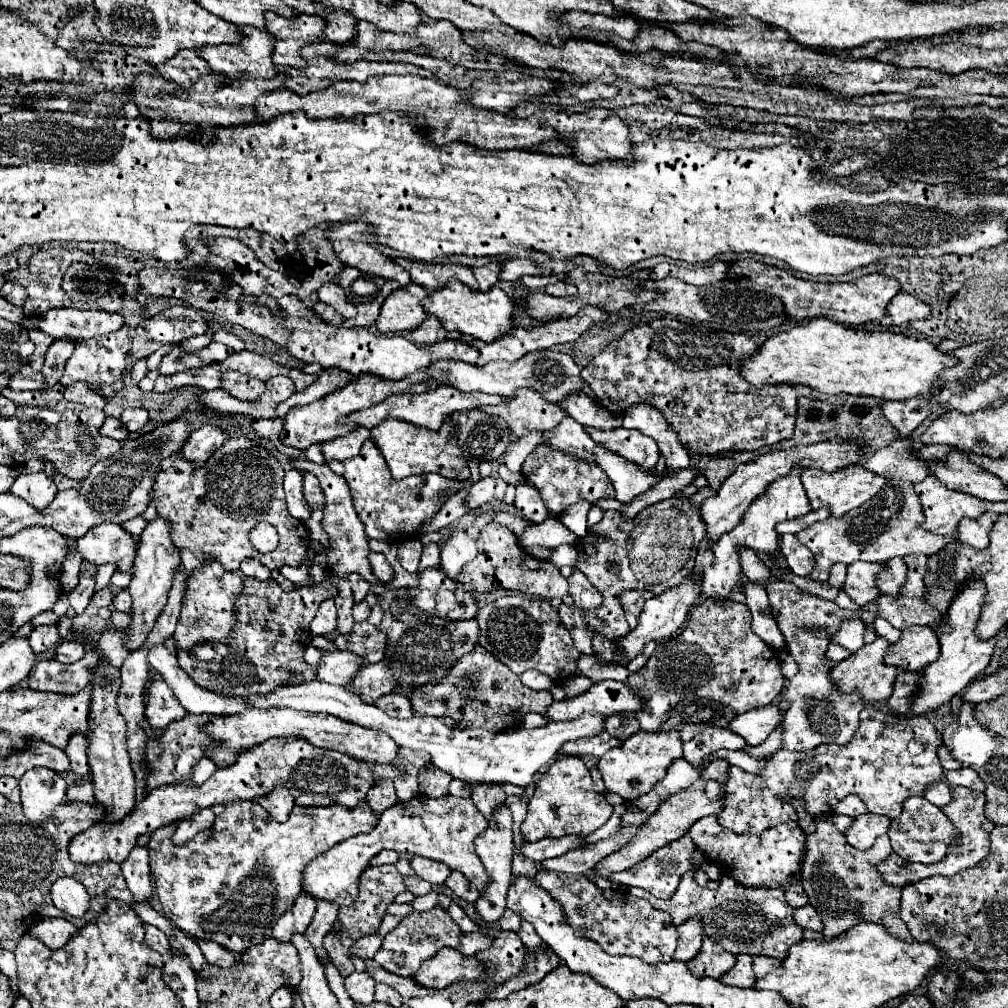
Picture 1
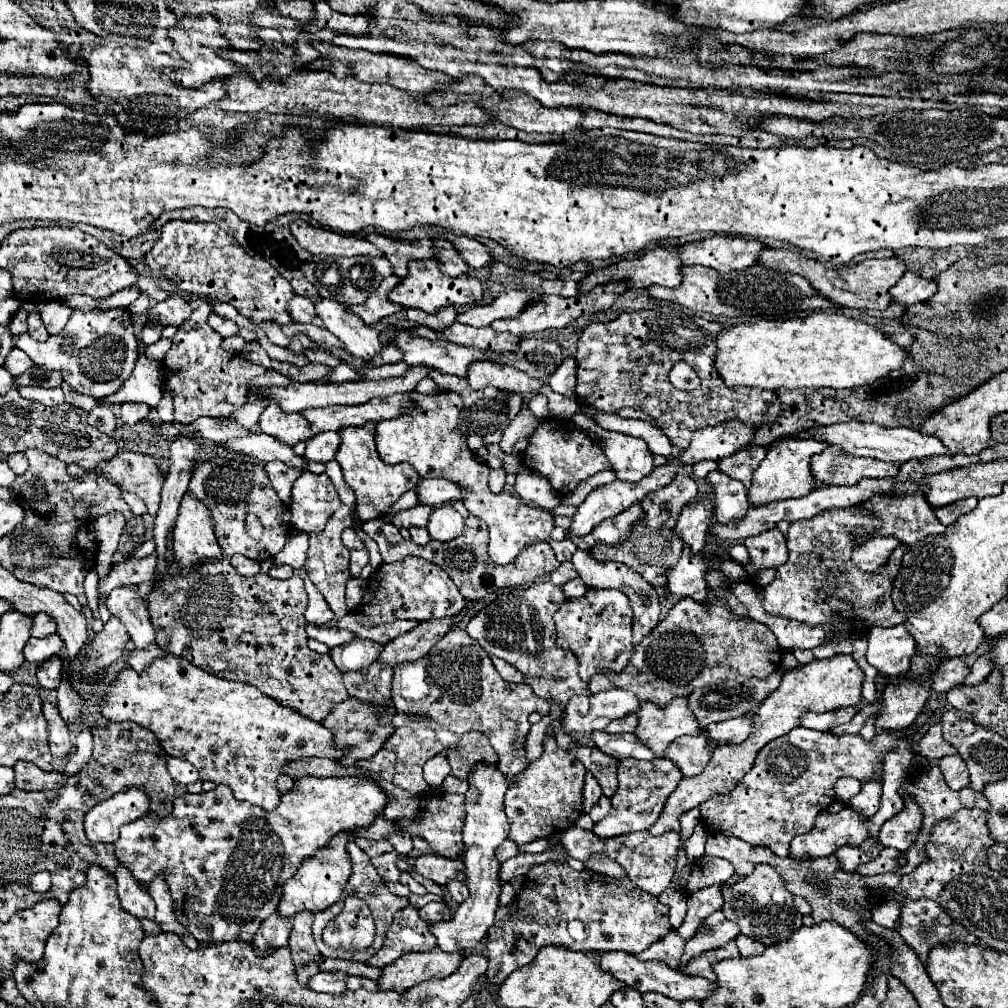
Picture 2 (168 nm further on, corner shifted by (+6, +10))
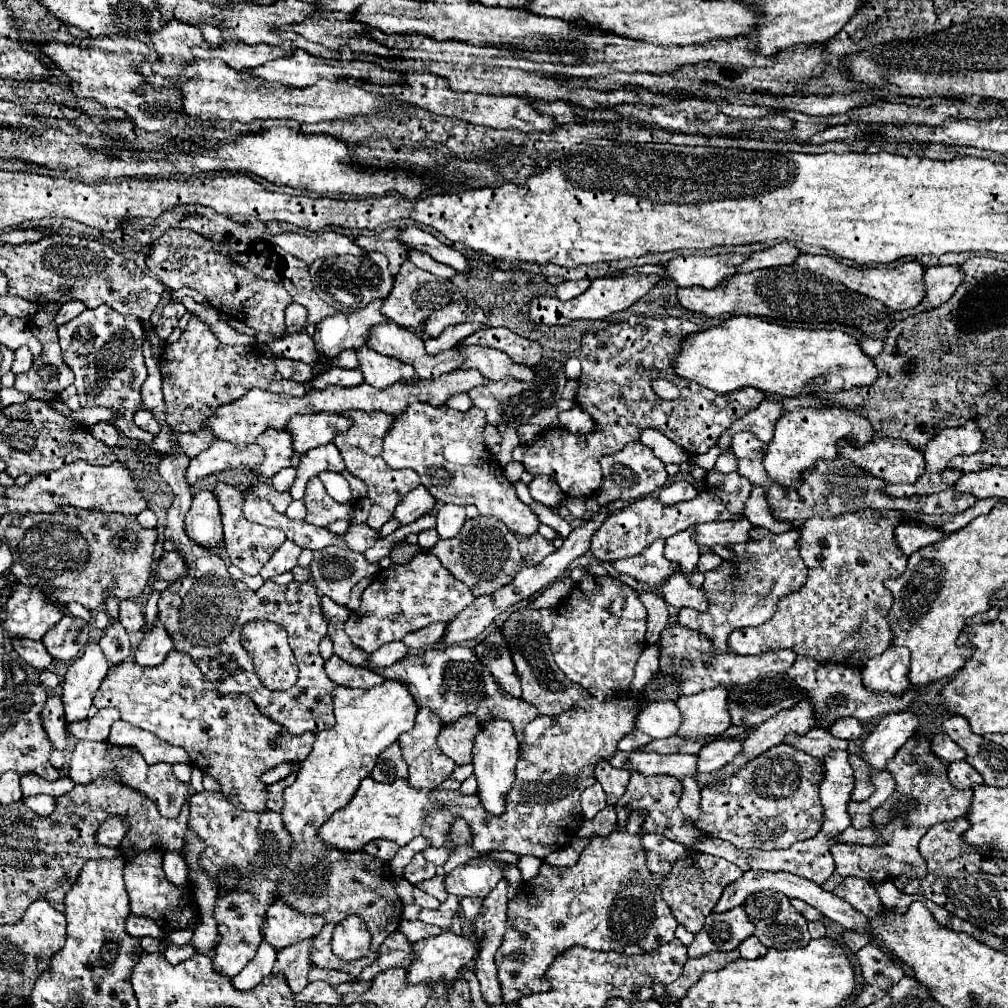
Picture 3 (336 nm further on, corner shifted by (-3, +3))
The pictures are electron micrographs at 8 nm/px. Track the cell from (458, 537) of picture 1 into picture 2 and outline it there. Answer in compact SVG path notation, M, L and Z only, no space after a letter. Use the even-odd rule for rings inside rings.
M442 504L432 510L426 528L428 528L430 536L440 542L454 540L464 530L464 518L454 510L452 504Z

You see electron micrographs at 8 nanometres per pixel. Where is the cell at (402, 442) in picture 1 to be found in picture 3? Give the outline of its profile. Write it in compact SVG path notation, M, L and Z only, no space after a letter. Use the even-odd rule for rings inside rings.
M409 405L399 417L395 417L393 427L387 431L387 437L383 439L383 459L391 469L403 469L409 467L413 469L419 477L421 483L441 501L441 503L455 503L455 505L475 505L481 515L495 517L511 529L511 533L521 535L521 537L531 537L537 533L541 521L533 513L533 509L525 503L515 493L515 487L505 479L501 465L495 461L495 457L485 449L483 445L483 429L485 429L485 413L477 407L471 407L469 411L455 411L449 409L447 405L435 409L433 405Z

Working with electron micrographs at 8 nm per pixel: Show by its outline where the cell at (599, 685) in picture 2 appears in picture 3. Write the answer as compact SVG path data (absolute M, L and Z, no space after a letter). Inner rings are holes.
M655 643L655 647L653 645L645 647L645 651L641 653L635 665L635 677L631 683L631 689L635 689L635 693L639 693L639 689L643 689L649 683L649 679L655 677L655 671L659 669L657 653L659 653L659 643Z

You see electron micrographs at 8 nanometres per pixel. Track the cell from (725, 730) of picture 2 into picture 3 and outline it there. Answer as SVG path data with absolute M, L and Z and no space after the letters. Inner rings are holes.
M725 737L725 739L715 739L715 741L707 743L699 751L697 773L711 773L711 771L721 769L723 765L727 765L735 759L739 749L743 749L743 743L737 737Z

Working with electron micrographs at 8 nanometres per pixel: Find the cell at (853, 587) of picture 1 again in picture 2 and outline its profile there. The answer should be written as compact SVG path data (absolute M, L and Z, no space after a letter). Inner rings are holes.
M874 534L868 542L864 542L862 546L858 546L854 550L854 564L858 564L866 572L878 570L880 562L886 560L890 556L890 552L900 544L902 542L898 542L894 536Z

